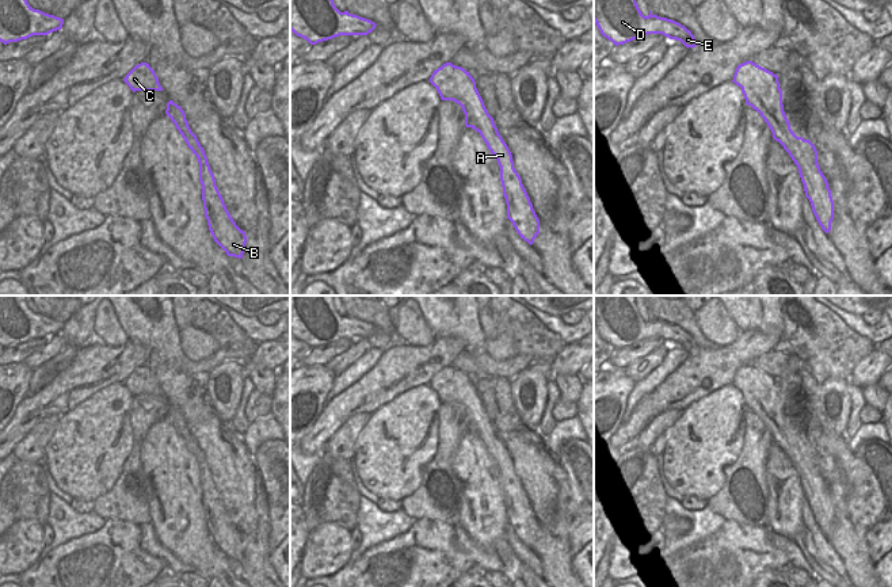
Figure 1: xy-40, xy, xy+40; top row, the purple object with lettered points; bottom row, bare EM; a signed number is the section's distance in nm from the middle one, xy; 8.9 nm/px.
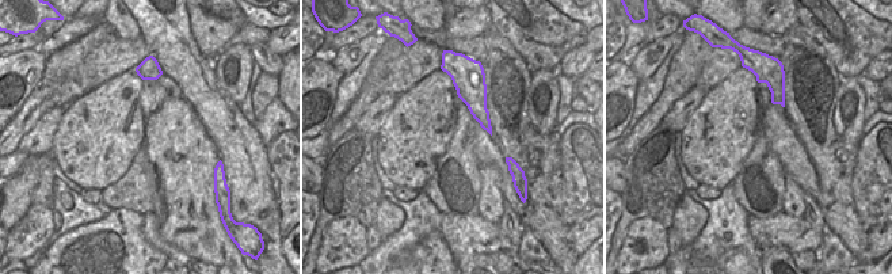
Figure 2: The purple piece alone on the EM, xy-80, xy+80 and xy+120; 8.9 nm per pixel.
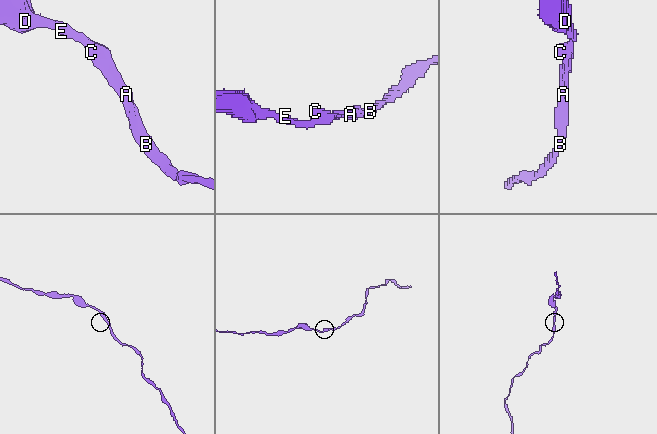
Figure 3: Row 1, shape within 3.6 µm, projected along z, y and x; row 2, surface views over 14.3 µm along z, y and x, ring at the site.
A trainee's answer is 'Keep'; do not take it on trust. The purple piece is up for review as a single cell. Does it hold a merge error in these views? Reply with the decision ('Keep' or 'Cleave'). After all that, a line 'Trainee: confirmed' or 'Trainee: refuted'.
Keep.
Trainee: confirmed

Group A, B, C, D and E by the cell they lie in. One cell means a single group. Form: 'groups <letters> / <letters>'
groups A B C D E

